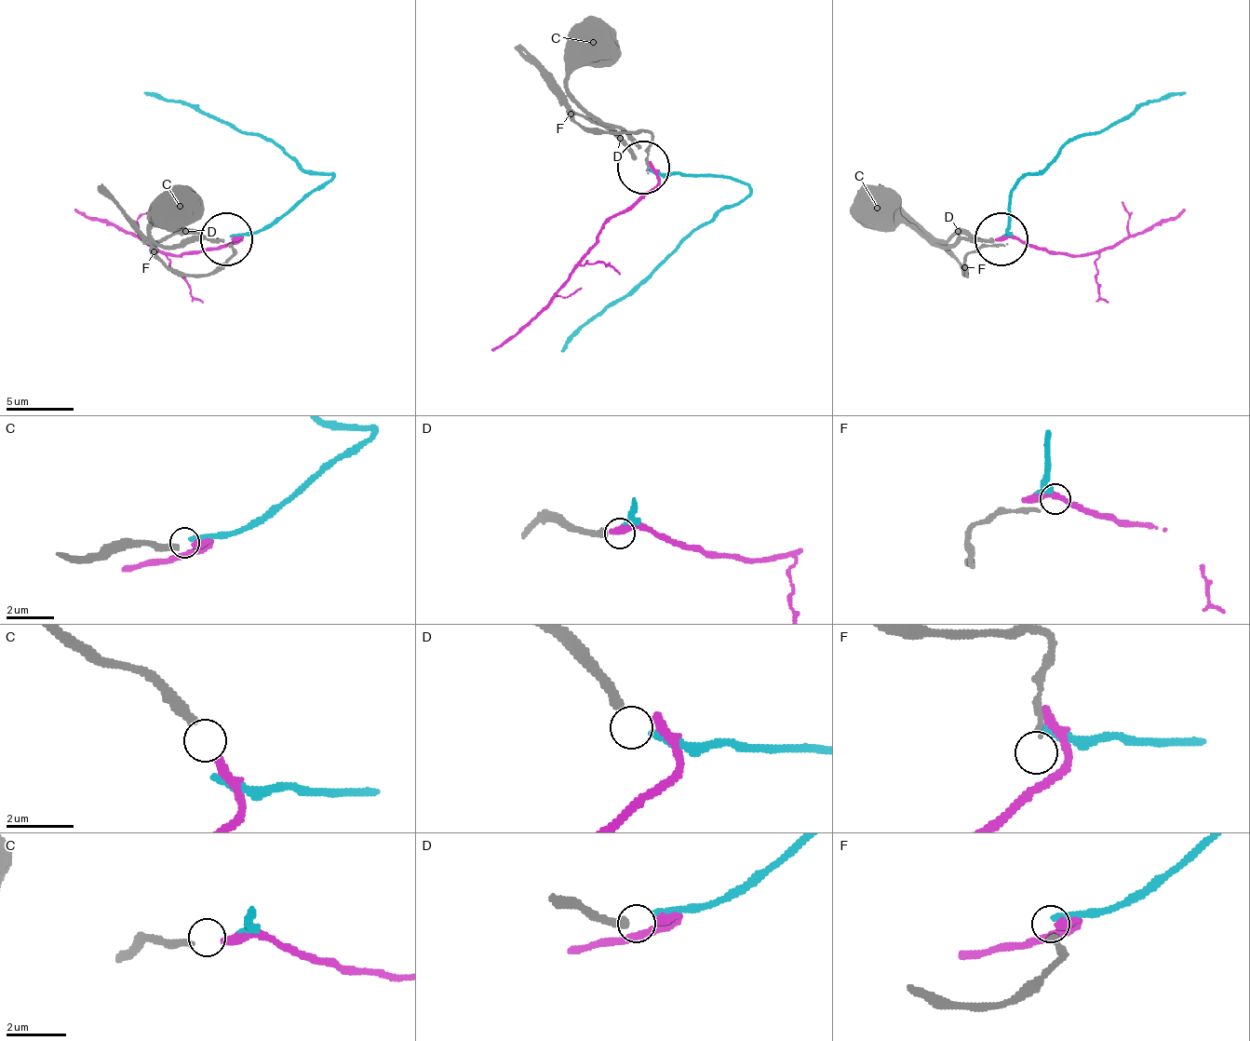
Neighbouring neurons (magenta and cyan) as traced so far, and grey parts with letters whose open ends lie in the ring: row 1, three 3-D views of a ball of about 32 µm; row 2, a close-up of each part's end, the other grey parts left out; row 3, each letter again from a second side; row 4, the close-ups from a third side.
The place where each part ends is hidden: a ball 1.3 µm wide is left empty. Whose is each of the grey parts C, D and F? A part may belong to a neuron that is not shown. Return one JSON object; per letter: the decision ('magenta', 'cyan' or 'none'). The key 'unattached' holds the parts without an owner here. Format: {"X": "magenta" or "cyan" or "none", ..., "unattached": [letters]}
{"C": "magenta", "D": "none", "F": "none", "unattached": ["D", "F"]}

